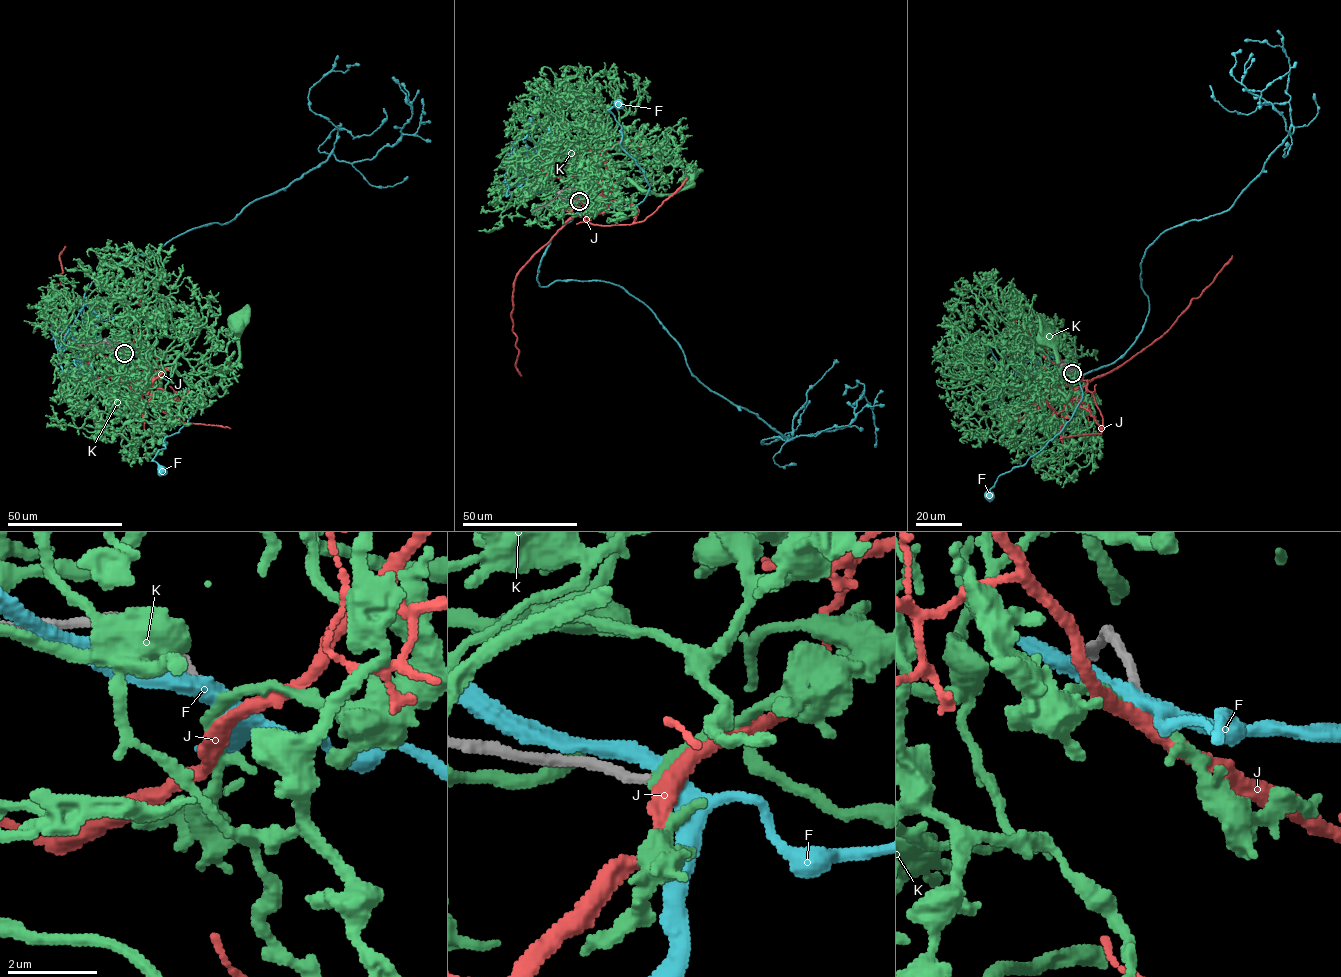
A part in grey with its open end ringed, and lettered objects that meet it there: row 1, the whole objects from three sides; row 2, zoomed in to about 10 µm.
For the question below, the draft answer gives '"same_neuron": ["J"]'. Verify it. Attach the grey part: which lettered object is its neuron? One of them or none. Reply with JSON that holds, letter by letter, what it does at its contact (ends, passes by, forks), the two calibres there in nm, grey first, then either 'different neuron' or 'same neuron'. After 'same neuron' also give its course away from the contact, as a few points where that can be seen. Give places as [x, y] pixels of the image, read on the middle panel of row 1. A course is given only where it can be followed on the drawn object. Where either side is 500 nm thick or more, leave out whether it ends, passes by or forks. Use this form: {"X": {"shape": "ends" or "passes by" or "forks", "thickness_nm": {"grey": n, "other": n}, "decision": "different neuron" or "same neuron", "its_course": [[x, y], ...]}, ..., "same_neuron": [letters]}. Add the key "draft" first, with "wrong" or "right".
{"draft": "right", "F": {"shape": "passes by", "thickness_nm": {"grey": 240, "other": 400}, "decision": "different neuron"}, "J": {"shape": "passes by", "thickness_nm": {"grey": 220, "other": 320}, "decision": "same neuron", "its_course": [[578, 201], [572, 216], [528, 261], [514, 282], [511, 318], [518, 350], [516, 368], [521, 376]]}, "K": {"shape": "passes by", "thickness_nm": {"grey": 240, "other": 200}, "decision": "different neuron"}, "same_neuron": ["J"]}

